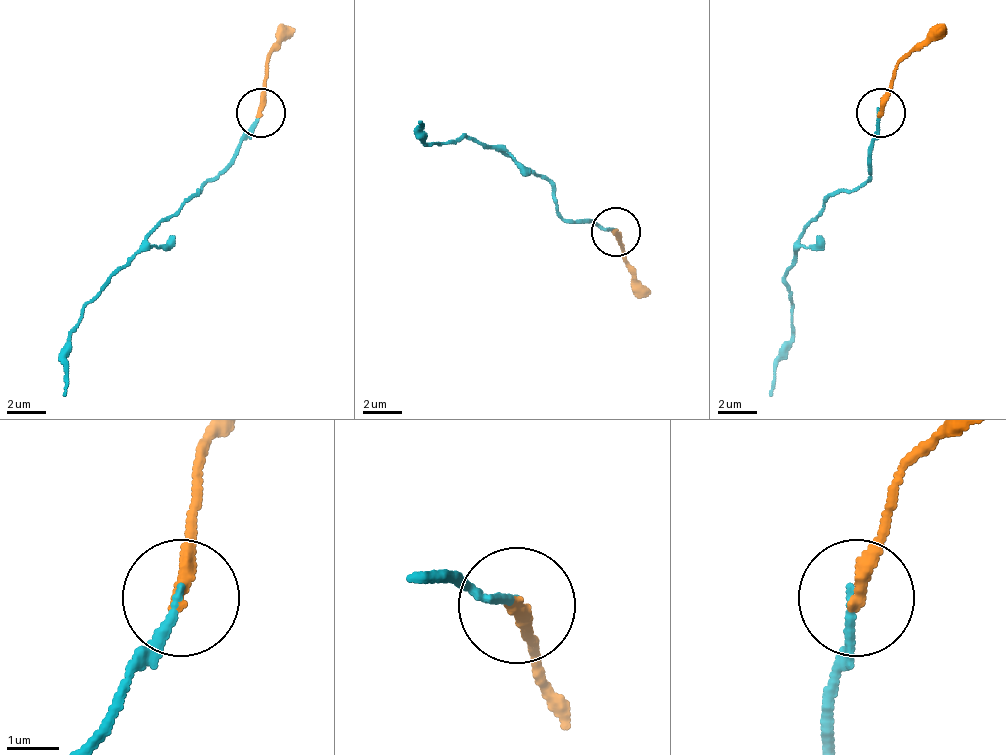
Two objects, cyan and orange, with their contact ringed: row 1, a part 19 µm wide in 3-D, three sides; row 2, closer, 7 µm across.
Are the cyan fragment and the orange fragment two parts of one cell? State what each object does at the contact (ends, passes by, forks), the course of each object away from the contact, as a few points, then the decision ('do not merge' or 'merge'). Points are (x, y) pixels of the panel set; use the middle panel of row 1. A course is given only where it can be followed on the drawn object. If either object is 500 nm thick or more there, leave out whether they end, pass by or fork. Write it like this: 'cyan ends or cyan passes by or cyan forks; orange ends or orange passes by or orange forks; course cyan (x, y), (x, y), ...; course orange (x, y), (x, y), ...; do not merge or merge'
cyan ends; orange ends; course cyan (615, 230), (565, 221), (541, 176), (472, 137), (427, 142), (417, 122); course orange (615, 230), (639, 299); do not merge

